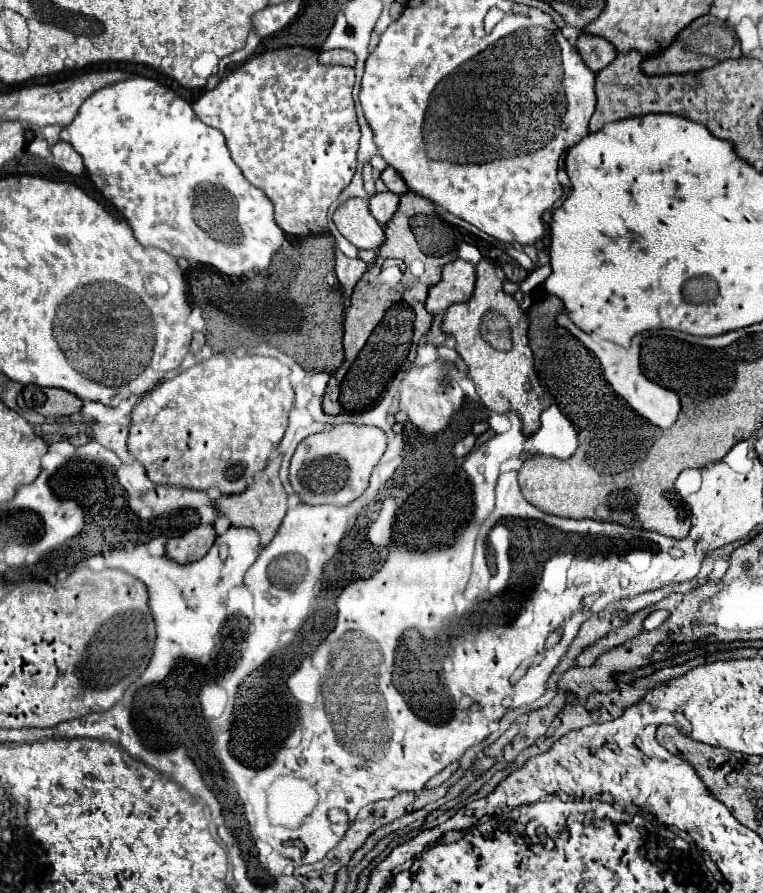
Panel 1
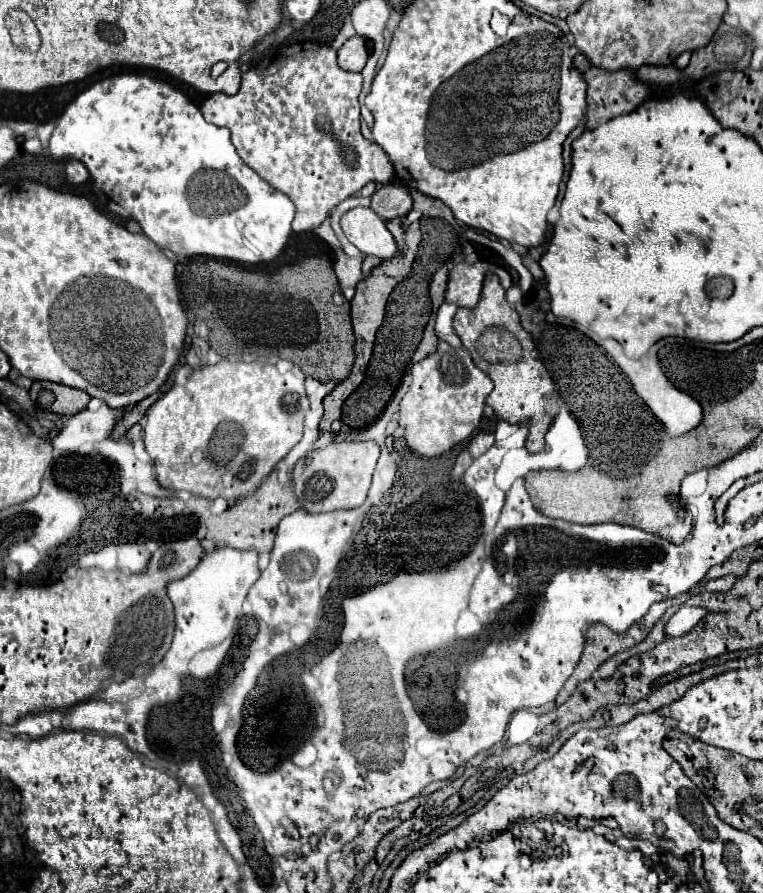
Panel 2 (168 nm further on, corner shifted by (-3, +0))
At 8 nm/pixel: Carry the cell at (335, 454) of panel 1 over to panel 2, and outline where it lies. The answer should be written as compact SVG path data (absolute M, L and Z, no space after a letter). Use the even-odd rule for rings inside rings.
M332 441L324 449L310 451L306 457L298 459L292 471L294 493L308 513L360 507L368 495L378 457L380 447L374 441Z

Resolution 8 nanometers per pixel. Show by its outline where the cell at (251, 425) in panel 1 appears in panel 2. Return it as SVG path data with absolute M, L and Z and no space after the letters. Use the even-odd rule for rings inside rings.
M220 361L196 369L184 385L174 385L146 411L144 445L154 461L156 479L162 487L232 501L254 493L276 463L302 439L306 409L308 397L302 373L280 373L276 365L260 361Z

